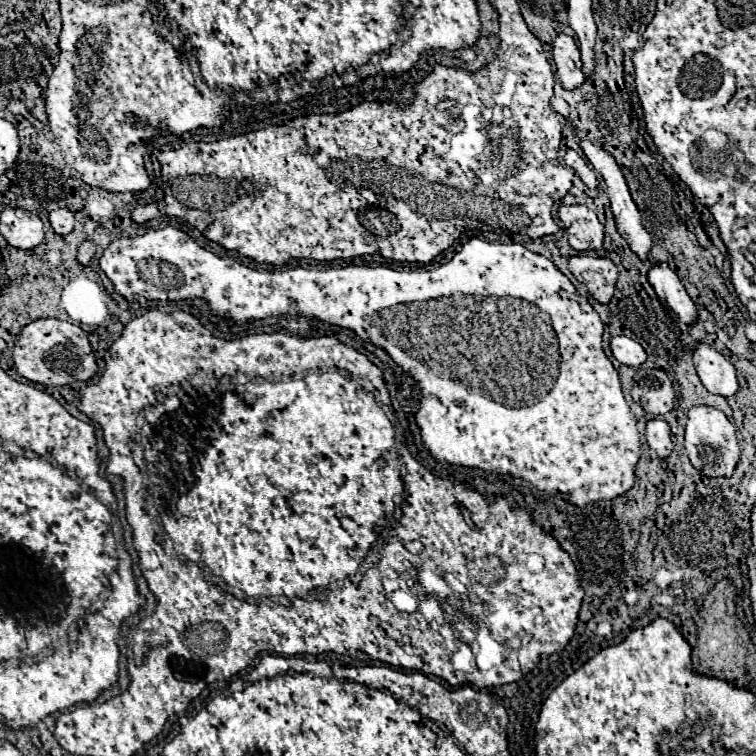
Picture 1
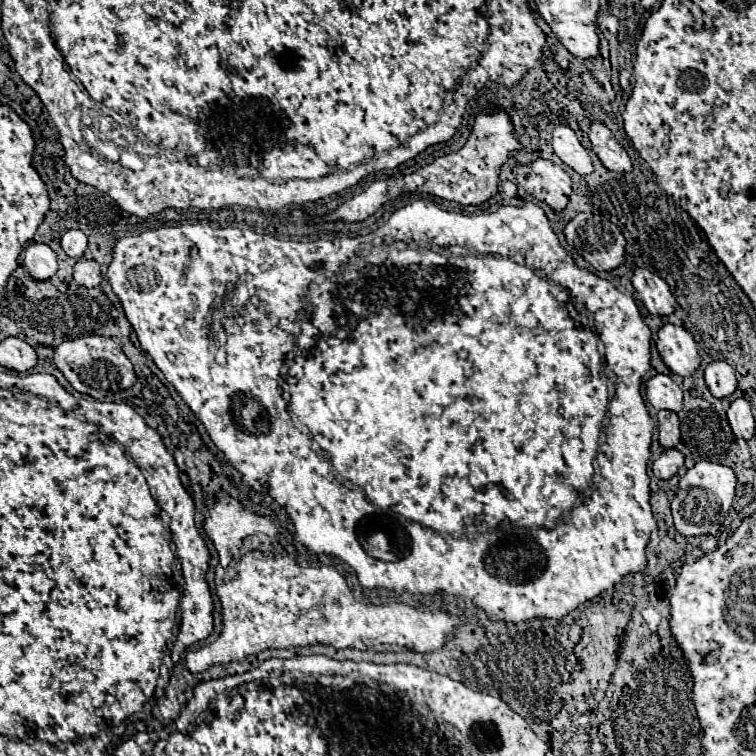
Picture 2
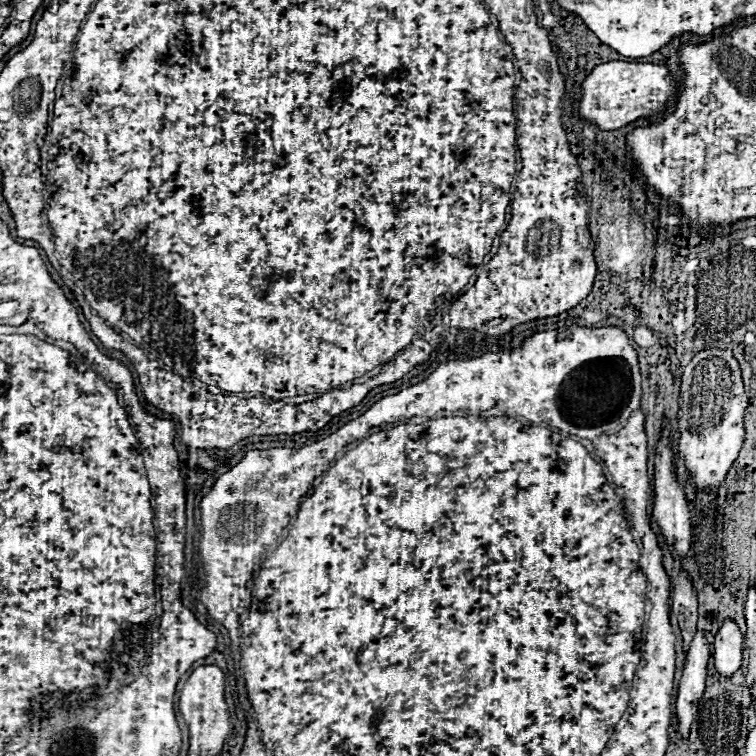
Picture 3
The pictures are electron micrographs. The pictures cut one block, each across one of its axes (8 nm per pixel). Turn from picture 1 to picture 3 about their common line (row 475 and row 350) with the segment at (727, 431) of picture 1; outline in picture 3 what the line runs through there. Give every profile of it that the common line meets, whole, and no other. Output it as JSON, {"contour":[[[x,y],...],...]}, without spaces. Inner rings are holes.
{"contour":[[[710,348],[698,352],[682,374],[682,392],[680,392],[680,440],[678,450],[682,452],[686,466],[692,474],[696,490],[716,490],[736,460],[742,442],[744,442],[744,410],[748,398],[744,394],[742,376],[738,360],[732,356],[732,350]]]}

